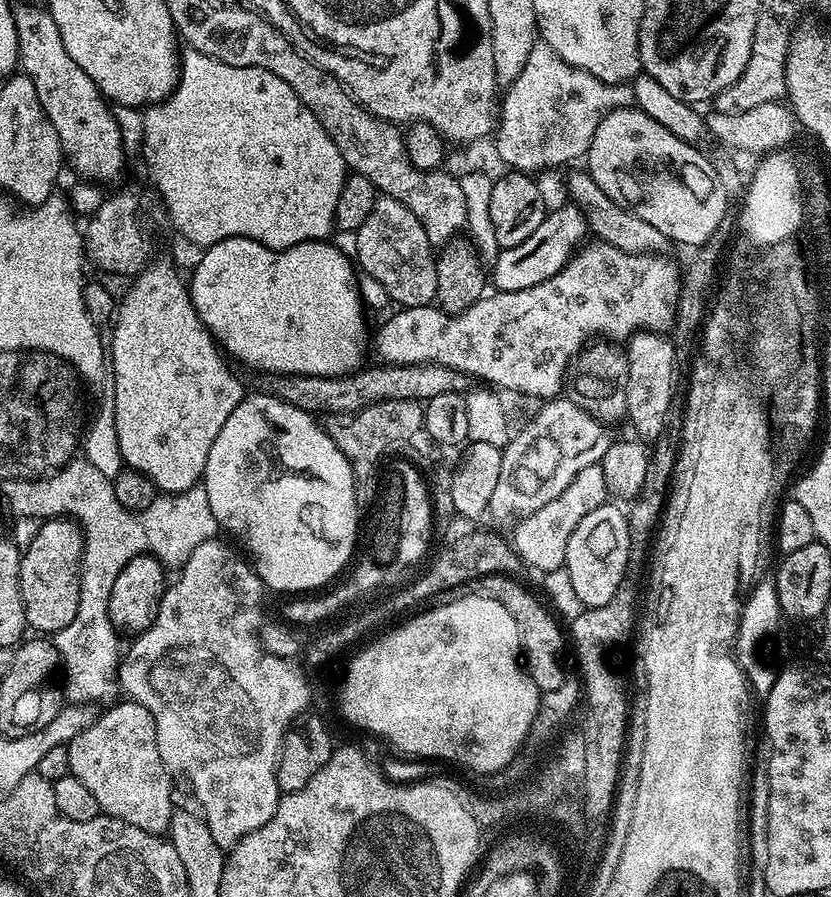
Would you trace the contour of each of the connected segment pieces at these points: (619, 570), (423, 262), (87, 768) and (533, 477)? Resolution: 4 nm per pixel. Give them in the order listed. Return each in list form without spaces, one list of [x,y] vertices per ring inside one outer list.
[[[609,502],[598,506],[598,510],[590,510],[590,514],[586,514],[582,522],[578,522],[578,530],[570,534],[570,542],[566,546],[564,568],[585,609],[604,606],[610,602],[626,577],[630,550],[628,517],[623,507],[615,508],[614,504]]]
[[[383,194],[377,195],[374,208],[366,217],[366,222],[354,233],[356,240],[357,265],[372,280],[377,280],[384,287],[384,292],[396,303],[396,306],[413,308],[428,306],[436,299],[438,290],[435,277],[436,256],[434,246],[422,230],[422,222],[394,198]]]
[[[124,698],[105,707],[103,711],[97,715],[90,727],[82,730],[78,738],[67,744],[71,775],[76,776],[78,782],[83,782],[90,794],[94,794],[103,815],[112,816],[130,826],[138,826],[138,830],[146,830],[151,836],[167,833],[174,811],[171,780],[173,777],[168,765],[162,762],[158,754],[158,738],[150,710],[146,710],[146,706],[138,702]]]
[[[567,398],[546,400],[539,407],[521,426],[520,433],[517,436],[515,433],[502,449],[501,470],[486,513],[487,519],[492,519],[497,524],[493,525],[500,530],[511,529],[517,523],[518,517],[529,516],[534,510],[542,510],[546,502],[554,502],[554,498],[558,498],[558,494],[562,494],[562,490],[566,490],[566,486],[574,482],[574,474],[578,474],[586,466],[600,463],[614,439],[613,433],[608,433],[609,425],[605,421],[596,420]]]

